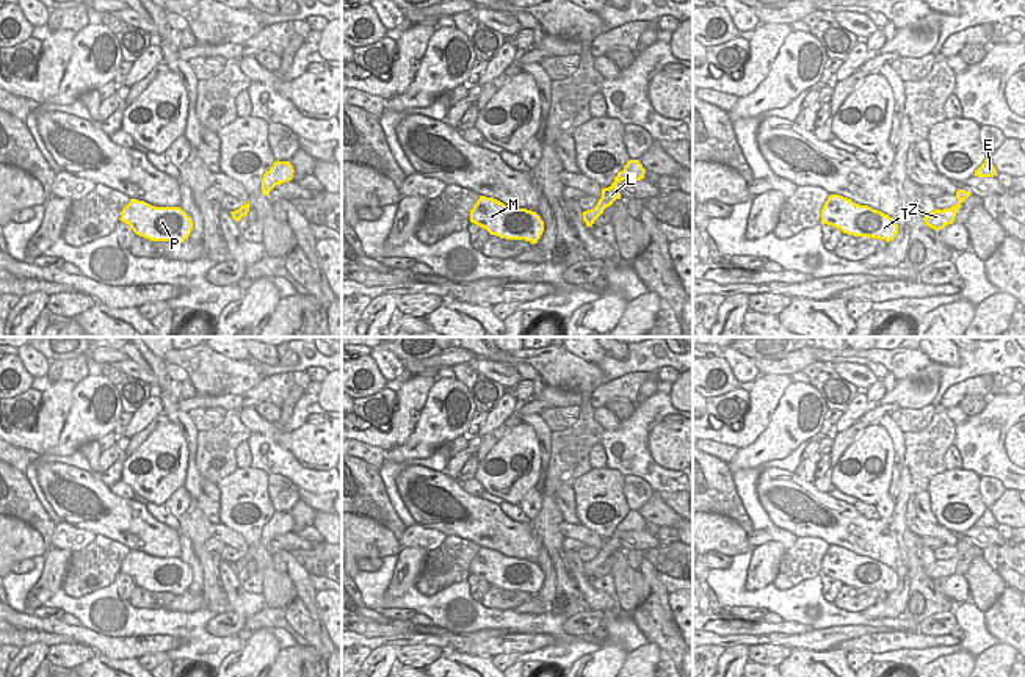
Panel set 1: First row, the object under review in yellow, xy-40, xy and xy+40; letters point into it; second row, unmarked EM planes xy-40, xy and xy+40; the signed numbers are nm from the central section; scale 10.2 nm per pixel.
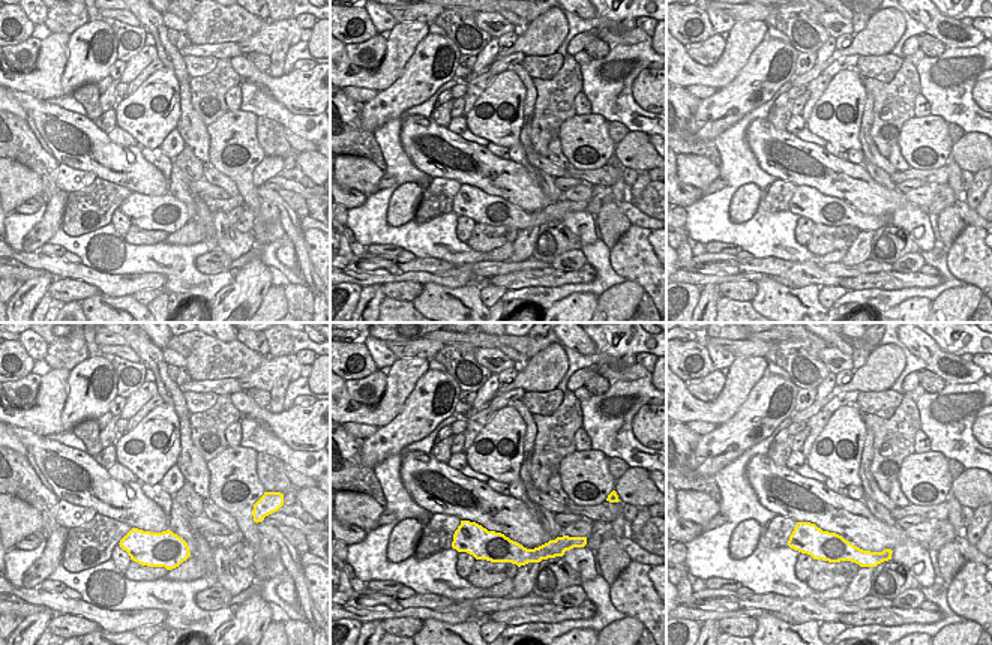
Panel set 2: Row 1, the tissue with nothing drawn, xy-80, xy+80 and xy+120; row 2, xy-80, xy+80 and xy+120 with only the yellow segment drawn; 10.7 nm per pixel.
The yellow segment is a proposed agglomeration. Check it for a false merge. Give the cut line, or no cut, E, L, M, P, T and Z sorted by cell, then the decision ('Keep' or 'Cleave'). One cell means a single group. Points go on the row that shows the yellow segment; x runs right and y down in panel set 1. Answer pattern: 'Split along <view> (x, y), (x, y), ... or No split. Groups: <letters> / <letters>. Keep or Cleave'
No split. Groups: E L M P T Z. Keep

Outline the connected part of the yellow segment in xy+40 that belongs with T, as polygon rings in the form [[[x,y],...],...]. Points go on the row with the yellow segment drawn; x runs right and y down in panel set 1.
[[[829,194],[821,208],[821,223],[848,235],[878,238],[887,243],[898,234],[898,224],[893,218],[840,194]]]

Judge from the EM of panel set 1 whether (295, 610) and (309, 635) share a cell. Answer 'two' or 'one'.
one

